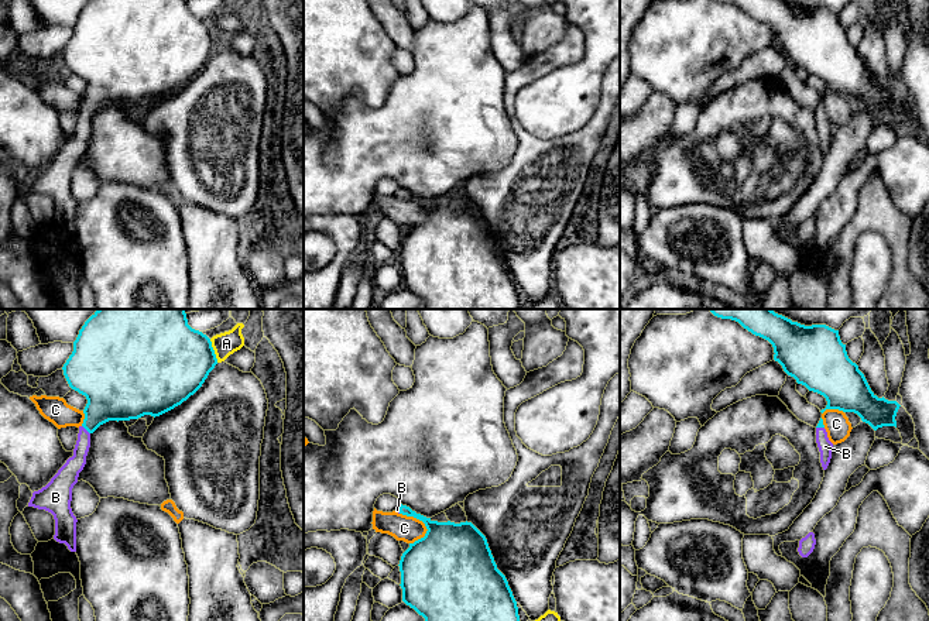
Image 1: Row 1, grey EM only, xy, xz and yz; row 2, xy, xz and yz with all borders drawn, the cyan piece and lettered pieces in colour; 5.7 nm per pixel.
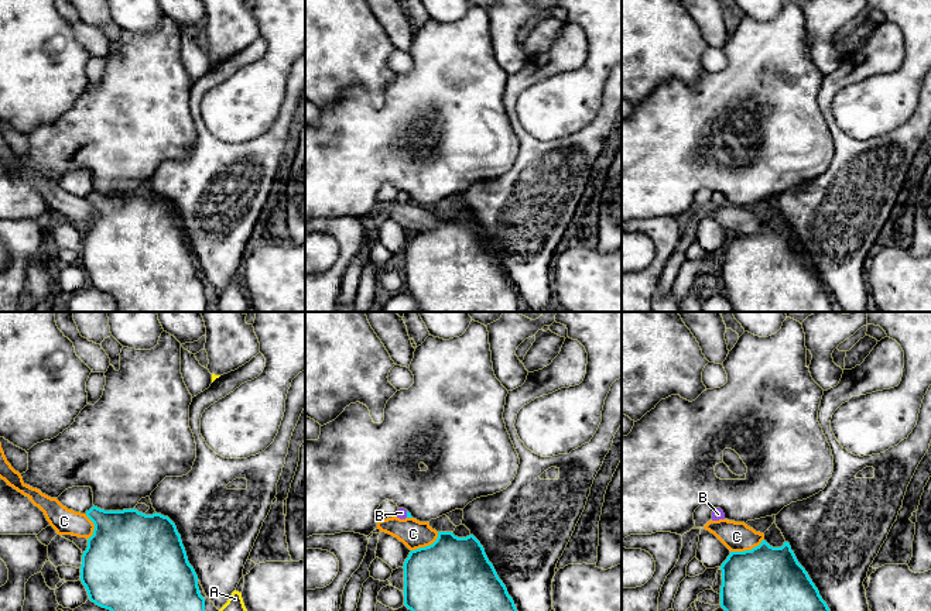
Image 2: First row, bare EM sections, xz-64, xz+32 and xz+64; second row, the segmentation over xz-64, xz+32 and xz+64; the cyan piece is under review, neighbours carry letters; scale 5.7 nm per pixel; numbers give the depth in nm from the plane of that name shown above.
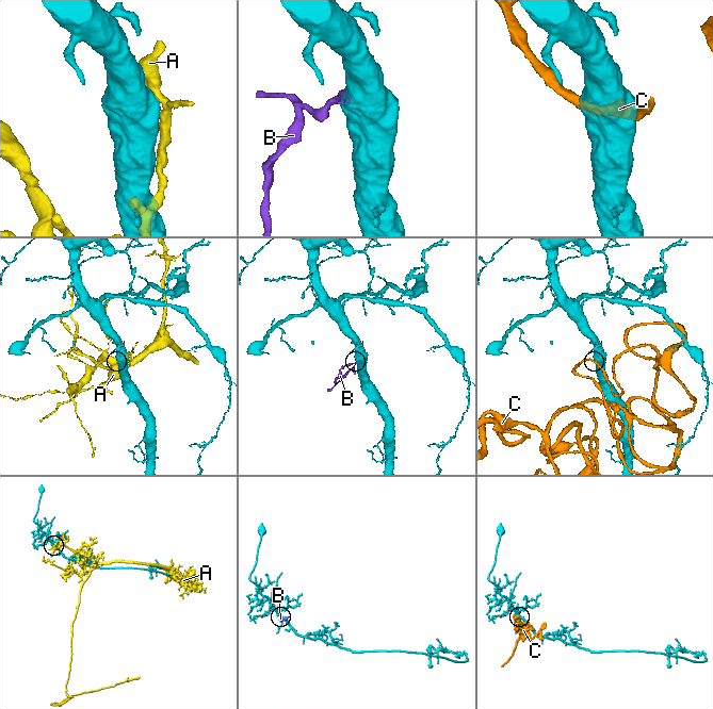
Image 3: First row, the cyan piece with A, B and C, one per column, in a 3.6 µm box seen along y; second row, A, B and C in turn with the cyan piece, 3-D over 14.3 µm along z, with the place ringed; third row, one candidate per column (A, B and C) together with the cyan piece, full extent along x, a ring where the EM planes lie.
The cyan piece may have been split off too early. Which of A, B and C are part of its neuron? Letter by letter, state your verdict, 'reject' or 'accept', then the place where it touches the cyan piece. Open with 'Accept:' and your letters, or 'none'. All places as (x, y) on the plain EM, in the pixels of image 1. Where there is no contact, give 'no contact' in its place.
Accept: B
A: reject | xy (213, 34)
B: accept | xy (85, 112)
C: reject | xz (418, 202)

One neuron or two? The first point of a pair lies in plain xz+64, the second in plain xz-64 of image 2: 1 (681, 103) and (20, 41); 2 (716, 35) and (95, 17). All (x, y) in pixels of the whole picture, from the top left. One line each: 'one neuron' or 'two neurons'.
1: two neurons
2: two neurons

